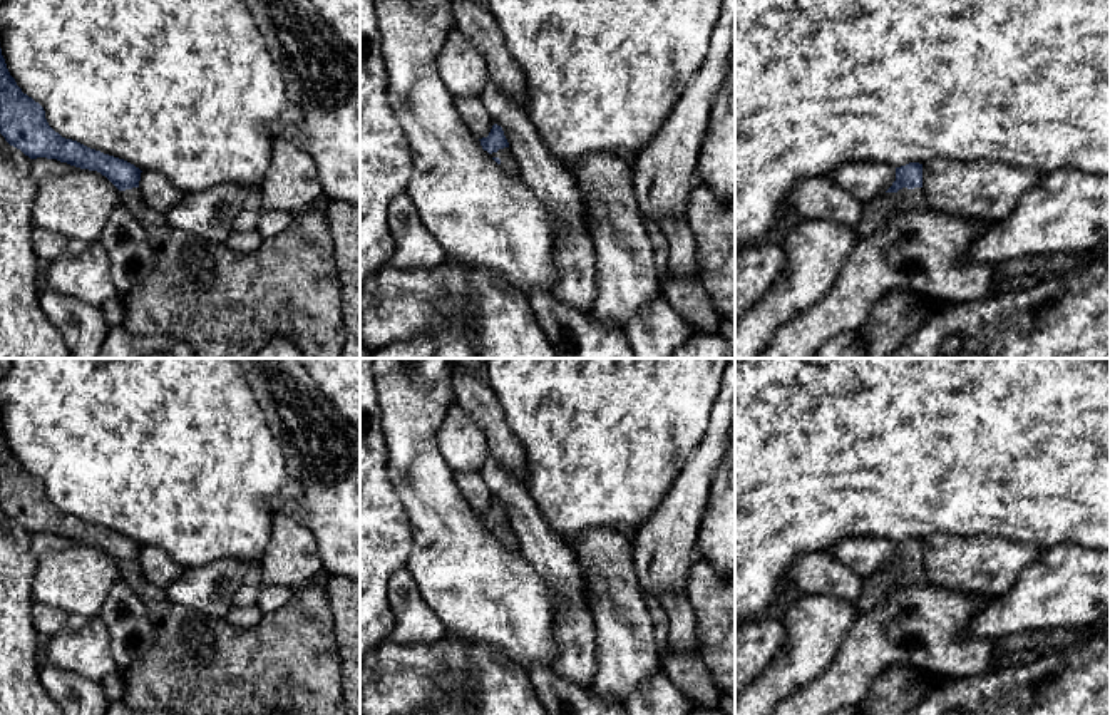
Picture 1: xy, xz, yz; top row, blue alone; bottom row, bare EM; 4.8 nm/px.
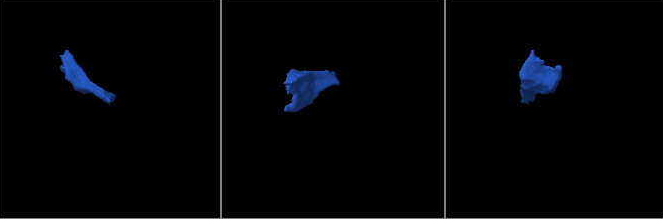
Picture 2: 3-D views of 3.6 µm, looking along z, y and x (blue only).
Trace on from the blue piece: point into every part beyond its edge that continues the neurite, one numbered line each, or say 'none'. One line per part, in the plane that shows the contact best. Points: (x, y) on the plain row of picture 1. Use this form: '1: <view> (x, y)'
1: yz (878, 586)

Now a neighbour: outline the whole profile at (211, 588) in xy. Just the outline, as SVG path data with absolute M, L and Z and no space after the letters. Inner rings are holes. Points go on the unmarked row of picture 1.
M221 559L186 569L164 588L166 596L208 616L226 618L234 596L244 584L249 564L241 559Z

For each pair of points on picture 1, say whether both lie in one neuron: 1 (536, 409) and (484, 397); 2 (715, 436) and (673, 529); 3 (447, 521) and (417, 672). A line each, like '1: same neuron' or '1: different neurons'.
1: different neurons
2: same neuron
3: different neurons

